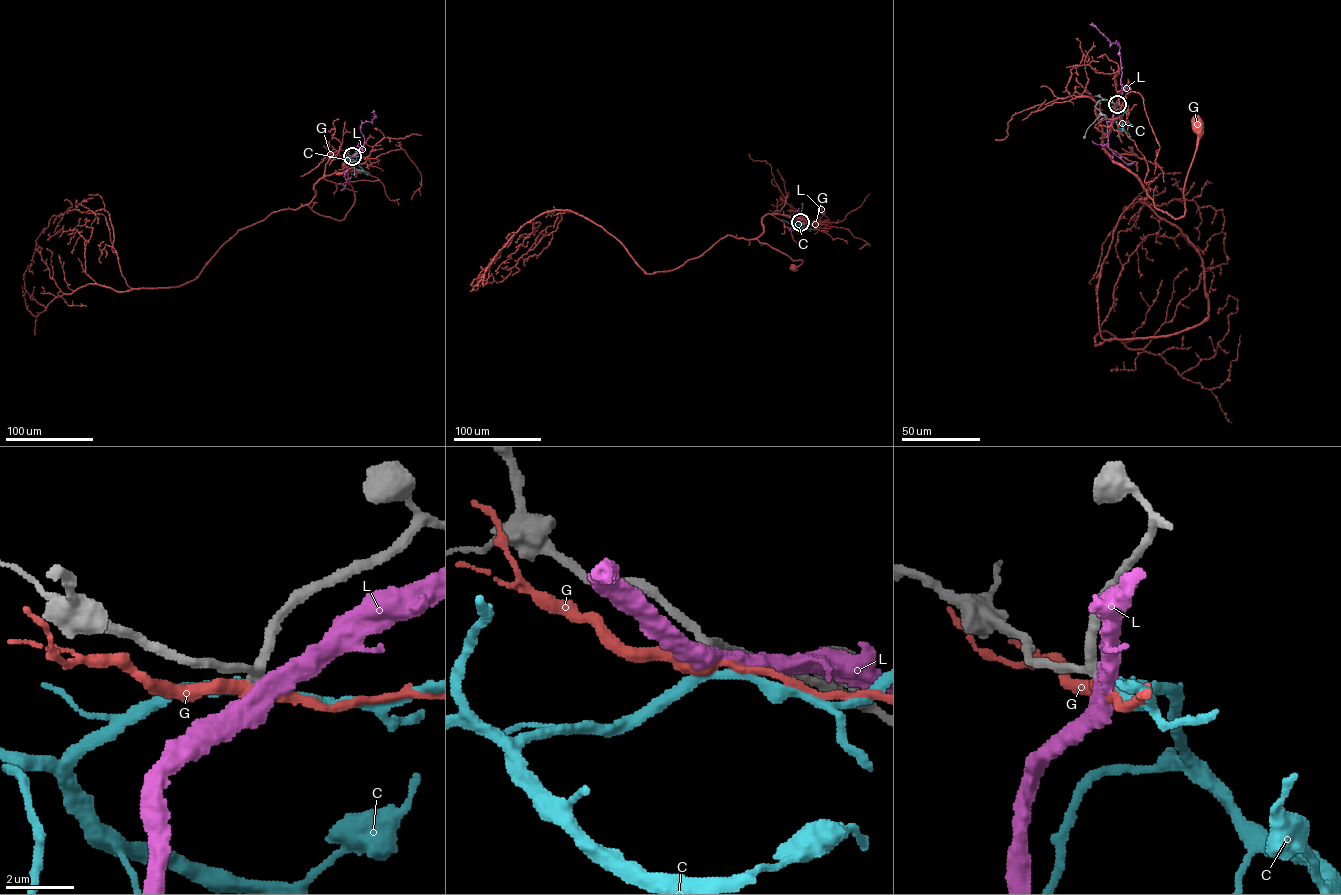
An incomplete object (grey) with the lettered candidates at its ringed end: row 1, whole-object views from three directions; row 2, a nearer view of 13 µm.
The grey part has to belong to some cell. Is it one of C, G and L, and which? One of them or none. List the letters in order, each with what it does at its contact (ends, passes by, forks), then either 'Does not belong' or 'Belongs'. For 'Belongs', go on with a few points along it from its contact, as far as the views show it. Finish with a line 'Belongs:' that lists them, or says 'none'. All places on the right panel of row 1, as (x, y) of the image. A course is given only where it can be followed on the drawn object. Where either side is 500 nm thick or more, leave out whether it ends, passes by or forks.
C: It passes by. Belongs. Its course: (1117, 104), (1123, 112), (1122, 125), (1129, 137)
G: It passes by. Does not belong
L: It passes by. Does not belong
Belongs: C

